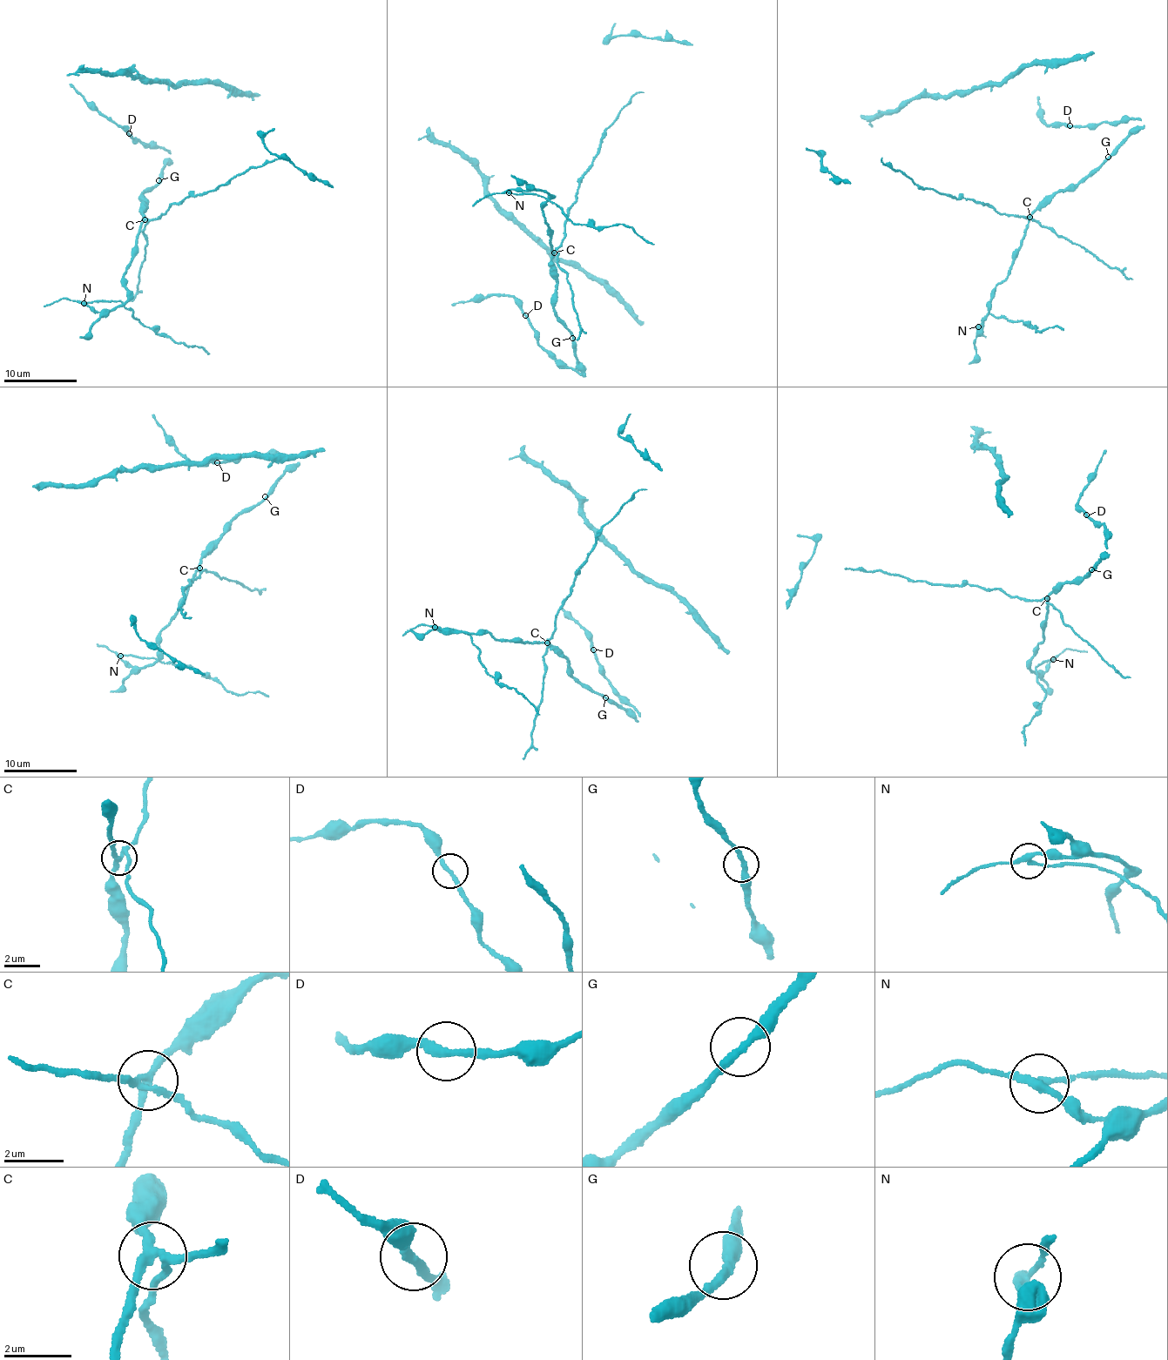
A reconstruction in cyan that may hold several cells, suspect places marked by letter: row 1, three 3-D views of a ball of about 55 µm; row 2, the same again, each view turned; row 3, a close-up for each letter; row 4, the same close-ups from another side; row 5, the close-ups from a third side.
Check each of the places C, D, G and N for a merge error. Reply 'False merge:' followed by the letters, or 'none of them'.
False merge: C, N

